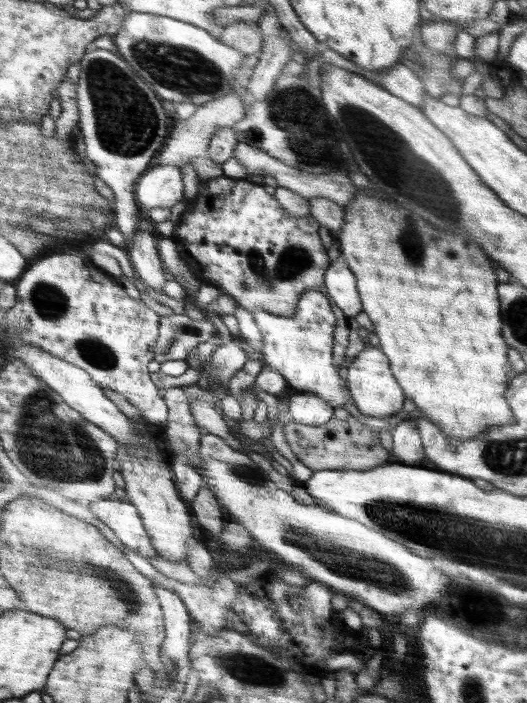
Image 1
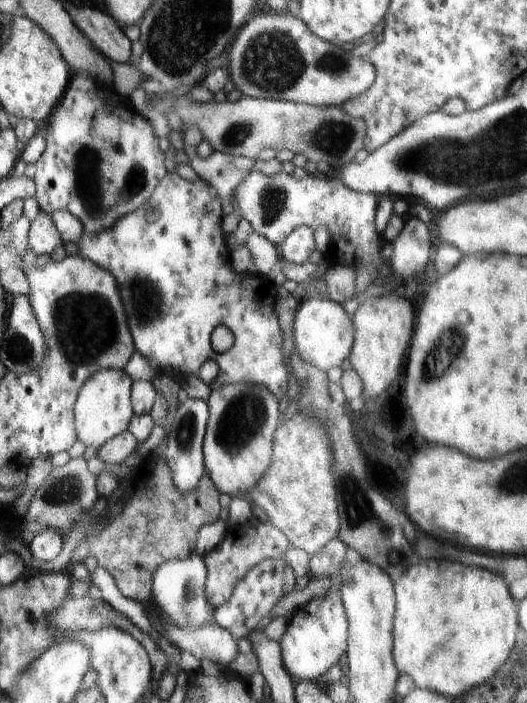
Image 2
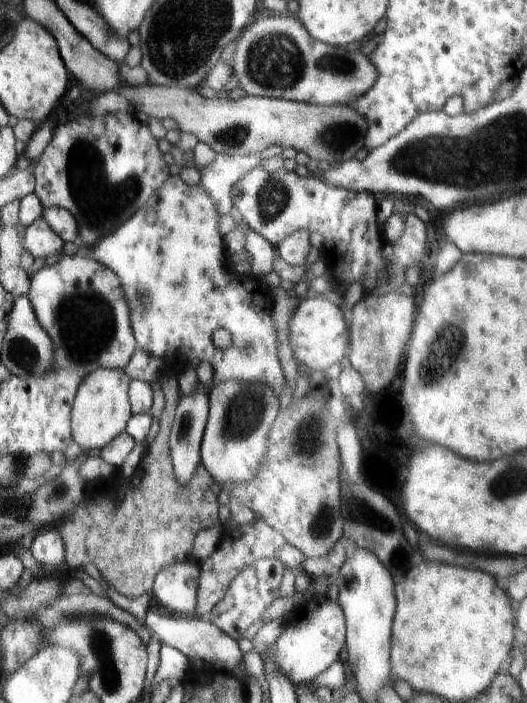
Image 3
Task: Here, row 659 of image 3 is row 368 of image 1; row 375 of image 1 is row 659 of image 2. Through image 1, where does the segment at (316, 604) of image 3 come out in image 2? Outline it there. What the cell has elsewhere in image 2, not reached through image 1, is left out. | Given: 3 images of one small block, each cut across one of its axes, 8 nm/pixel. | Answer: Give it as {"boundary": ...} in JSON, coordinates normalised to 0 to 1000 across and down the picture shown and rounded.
{"boundary":[[[645,842],[622,845],[617,851],[596,851],[583,862],[548,873],[548,885],[539,903],[528,910],[537,950],[554,967],[603,972],[605,964],[639,945],[647,932],[658,927],[660,888]]]}

